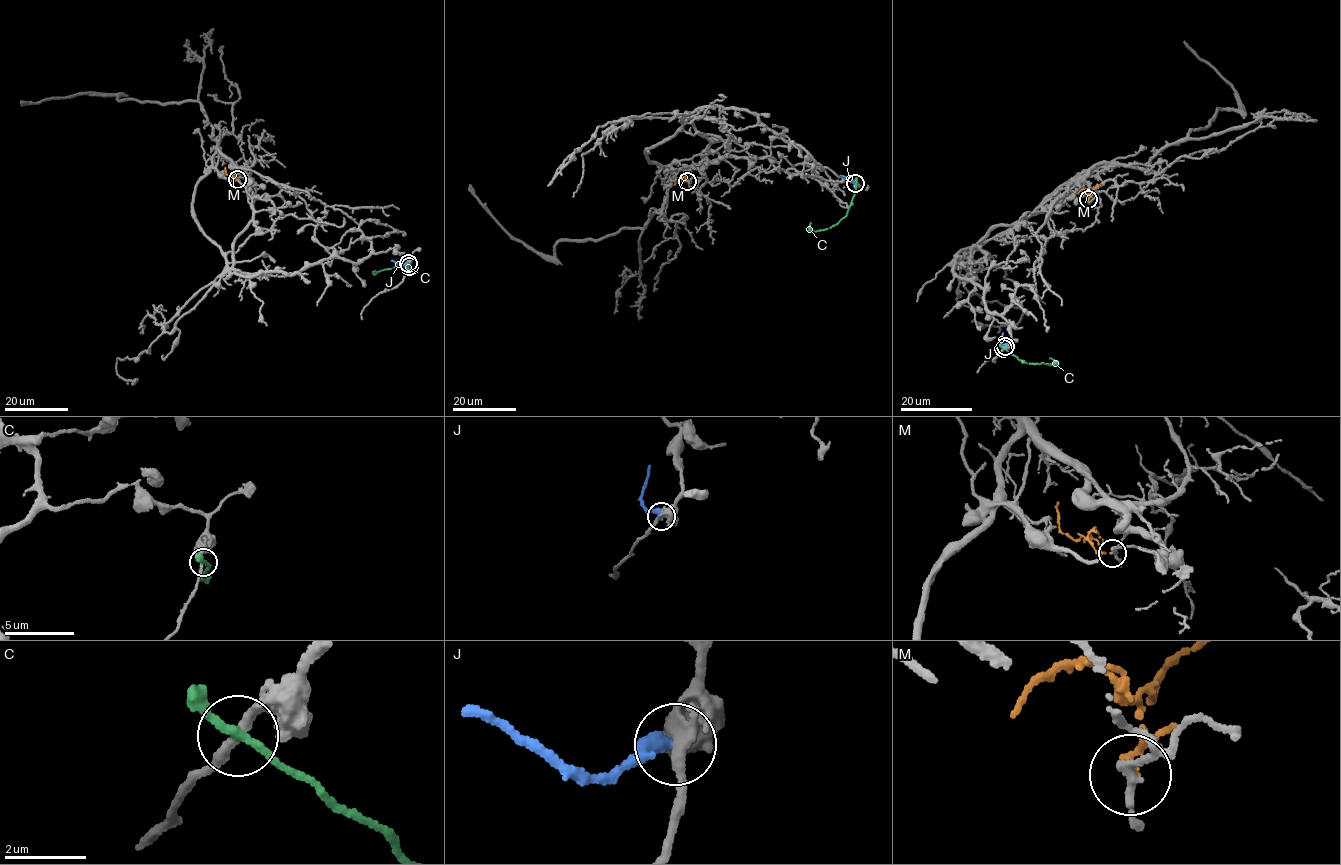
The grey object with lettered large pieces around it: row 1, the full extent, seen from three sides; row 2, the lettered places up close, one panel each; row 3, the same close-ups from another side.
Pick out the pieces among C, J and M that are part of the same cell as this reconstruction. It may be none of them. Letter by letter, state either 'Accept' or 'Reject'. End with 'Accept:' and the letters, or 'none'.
C: Reject
J: Reject
M: Reject
Accept: none

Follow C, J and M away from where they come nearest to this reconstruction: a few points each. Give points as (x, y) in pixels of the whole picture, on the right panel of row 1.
C: (1003, 348), (1026, 362), (1058, 364), (1049, 358)
J: (1005, 345), (1001, 343), (1003, 333)
M: (1088, 199), (1087, 191), (1097, 184), (1100, 187)

